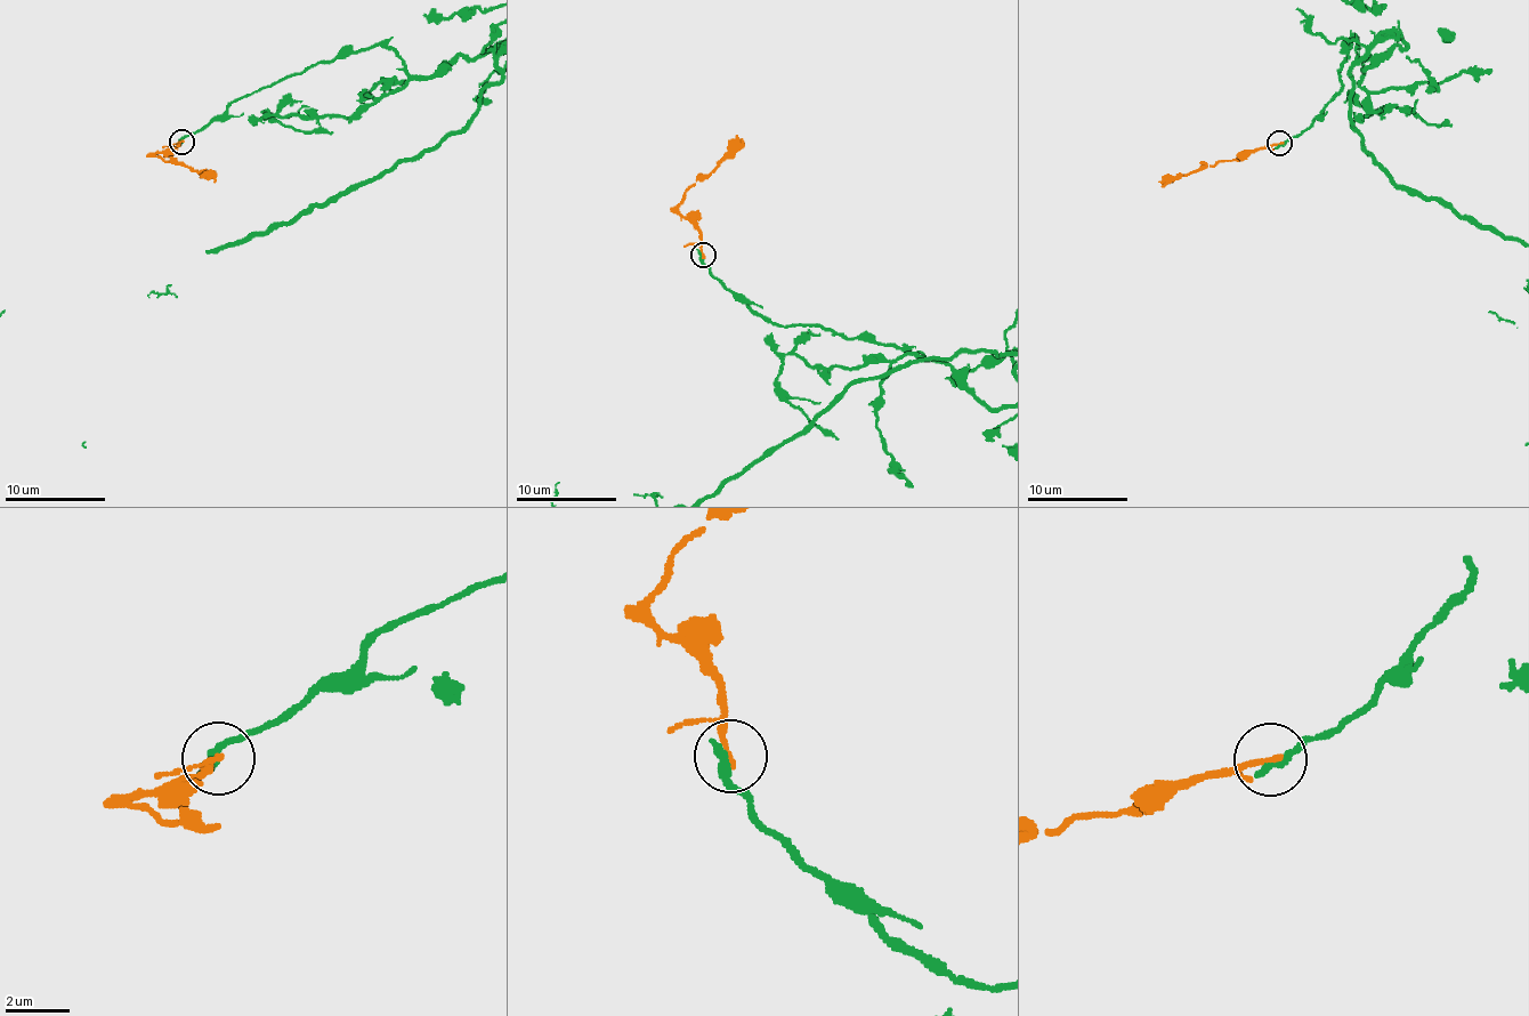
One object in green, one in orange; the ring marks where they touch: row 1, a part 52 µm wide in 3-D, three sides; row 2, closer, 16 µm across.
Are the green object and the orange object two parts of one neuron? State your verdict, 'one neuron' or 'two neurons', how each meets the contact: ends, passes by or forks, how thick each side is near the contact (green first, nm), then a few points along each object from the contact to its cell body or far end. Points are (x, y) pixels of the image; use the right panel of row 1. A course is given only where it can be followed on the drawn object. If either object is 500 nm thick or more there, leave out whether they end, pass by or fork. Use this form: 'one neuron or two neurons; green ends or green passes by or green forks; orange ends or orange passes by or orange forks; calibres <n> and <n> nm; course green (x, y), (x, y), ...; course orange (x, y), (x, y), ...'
two neurons; green ends; orange ends; calibres 320 and 170 nm; course orange (1279, 143), (1256, 147), (1240, 159), (1218, 161), (1212, 166), (1200, 166), (1187, 175), (1175, 175), (1163, 187)

